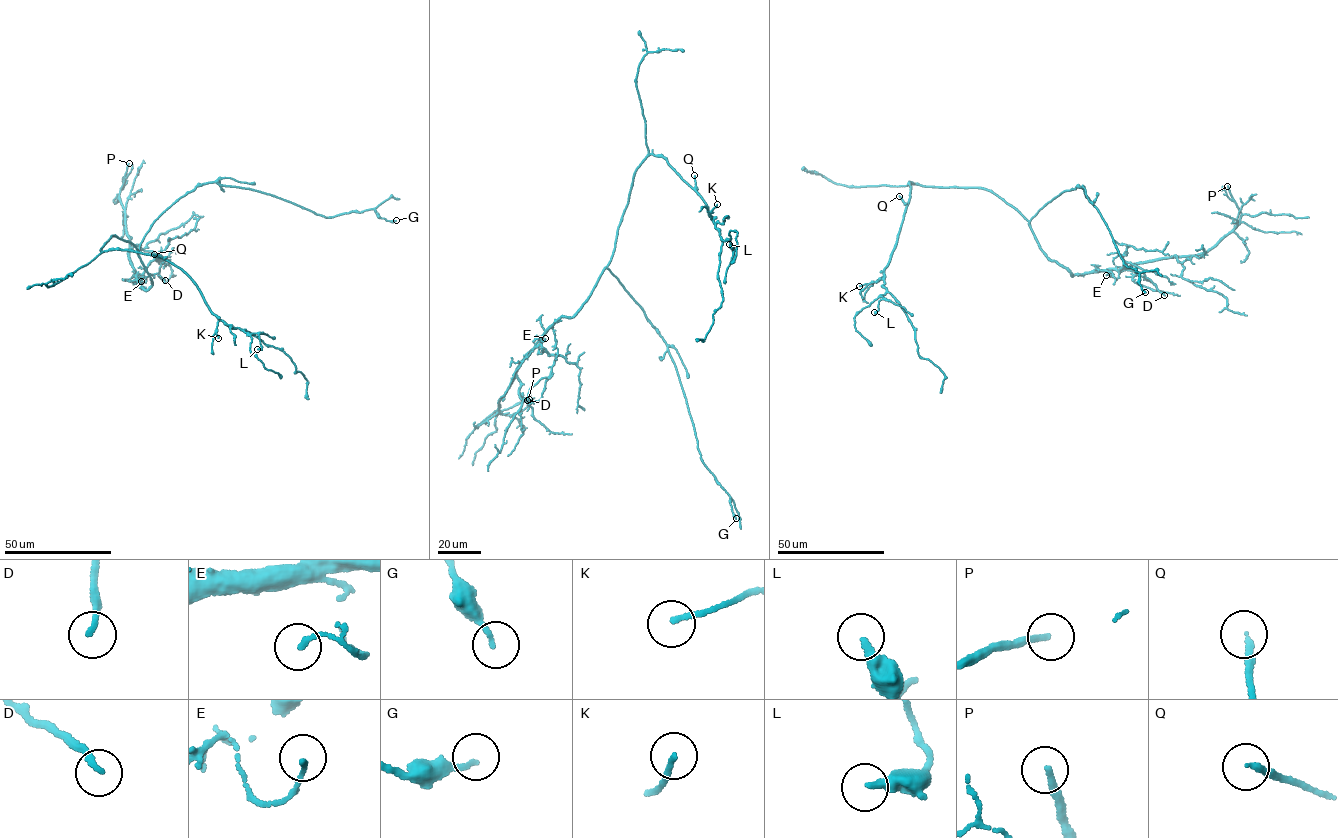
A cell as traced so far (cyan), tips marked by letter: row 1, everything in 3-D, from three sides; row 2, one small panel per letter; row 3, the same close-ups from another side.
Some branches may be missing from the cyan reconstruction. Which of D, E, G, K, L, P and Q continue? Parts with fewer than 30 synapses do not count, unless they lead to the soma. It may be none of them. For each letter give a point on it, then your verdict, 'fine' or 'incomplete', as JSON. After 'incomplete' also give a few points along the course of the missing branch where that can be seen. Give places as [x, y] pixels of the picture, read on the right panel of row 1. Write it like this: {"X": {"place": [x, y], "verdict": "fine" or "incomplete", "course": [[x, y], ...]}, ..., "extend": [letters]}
{"D": {"place": [1164, 295], "verdict": "fine"}, "E": {"place": [1106, 275], "verdict": "fine"}, "G": {"place": [1145, 292], "verdict": "fine"}, "K": {"place": [859, 286], "verdict": "fine"}, "L": {"place": [874, 312], "verdict": "fine"}, "P": {"place": [1227, 186], "verdict": "incomplete", "course": [[1227, 186], [1213, 154], [1183, 140], [1155, 136], [1098, 106]]}, "Q": {"place": [899, 196], "verdict": "fine"}, "extend": ["P"]}

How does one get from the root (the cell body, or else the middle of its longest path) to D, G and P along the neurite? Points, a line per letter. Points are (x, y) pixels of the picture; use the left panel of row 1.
D: (113, 236), (137, 248), (152, 282), (143, 289), (136, 276), (157, 258), (162, 261), (158, 275), (165, 280)
G: (113, 236), (138, 249), (173, 203), (215, 182), (325, 217), (373, 209), (396, 220)
P: (113, 236), (137, 248), (152, 281), (148, 289), (138, 281), (130, 260), (119, 196), (129, 163)

